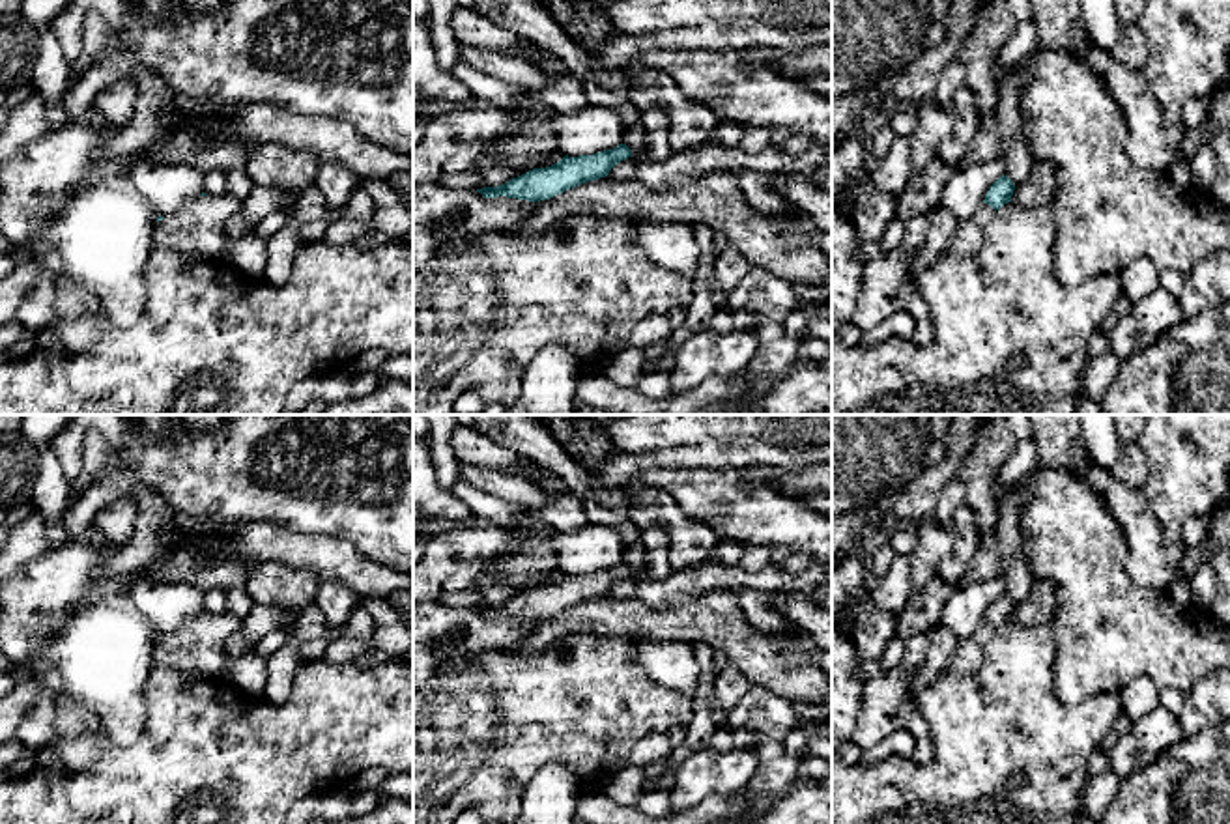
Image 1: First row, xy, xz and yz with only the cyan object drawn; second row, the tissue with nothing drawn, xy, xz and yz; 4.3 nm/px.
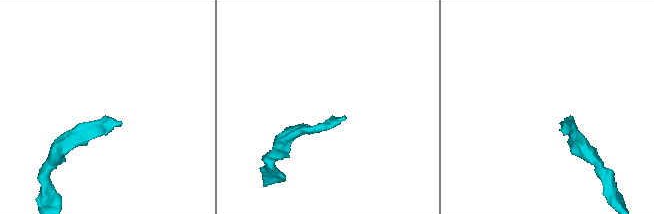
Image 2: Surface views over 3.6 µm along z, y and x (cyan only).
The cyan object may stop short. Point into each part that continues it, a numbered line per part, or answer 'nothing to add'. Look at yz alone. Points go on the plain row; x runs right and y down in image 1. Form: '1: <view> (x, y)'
1: yz (967, 658)

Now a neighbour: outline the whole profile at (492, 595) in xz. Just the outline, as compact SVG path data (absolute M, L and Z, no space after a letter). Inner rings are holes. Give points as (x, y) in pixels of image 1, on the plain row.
M480 577L475 587L480 590L482 600L486 605L497 605L497 604L505 604L507 600L510 600L512 596L522 594L522 589L512 589L512 587L505 587L505 585L495 585L492 583L488 577Z

